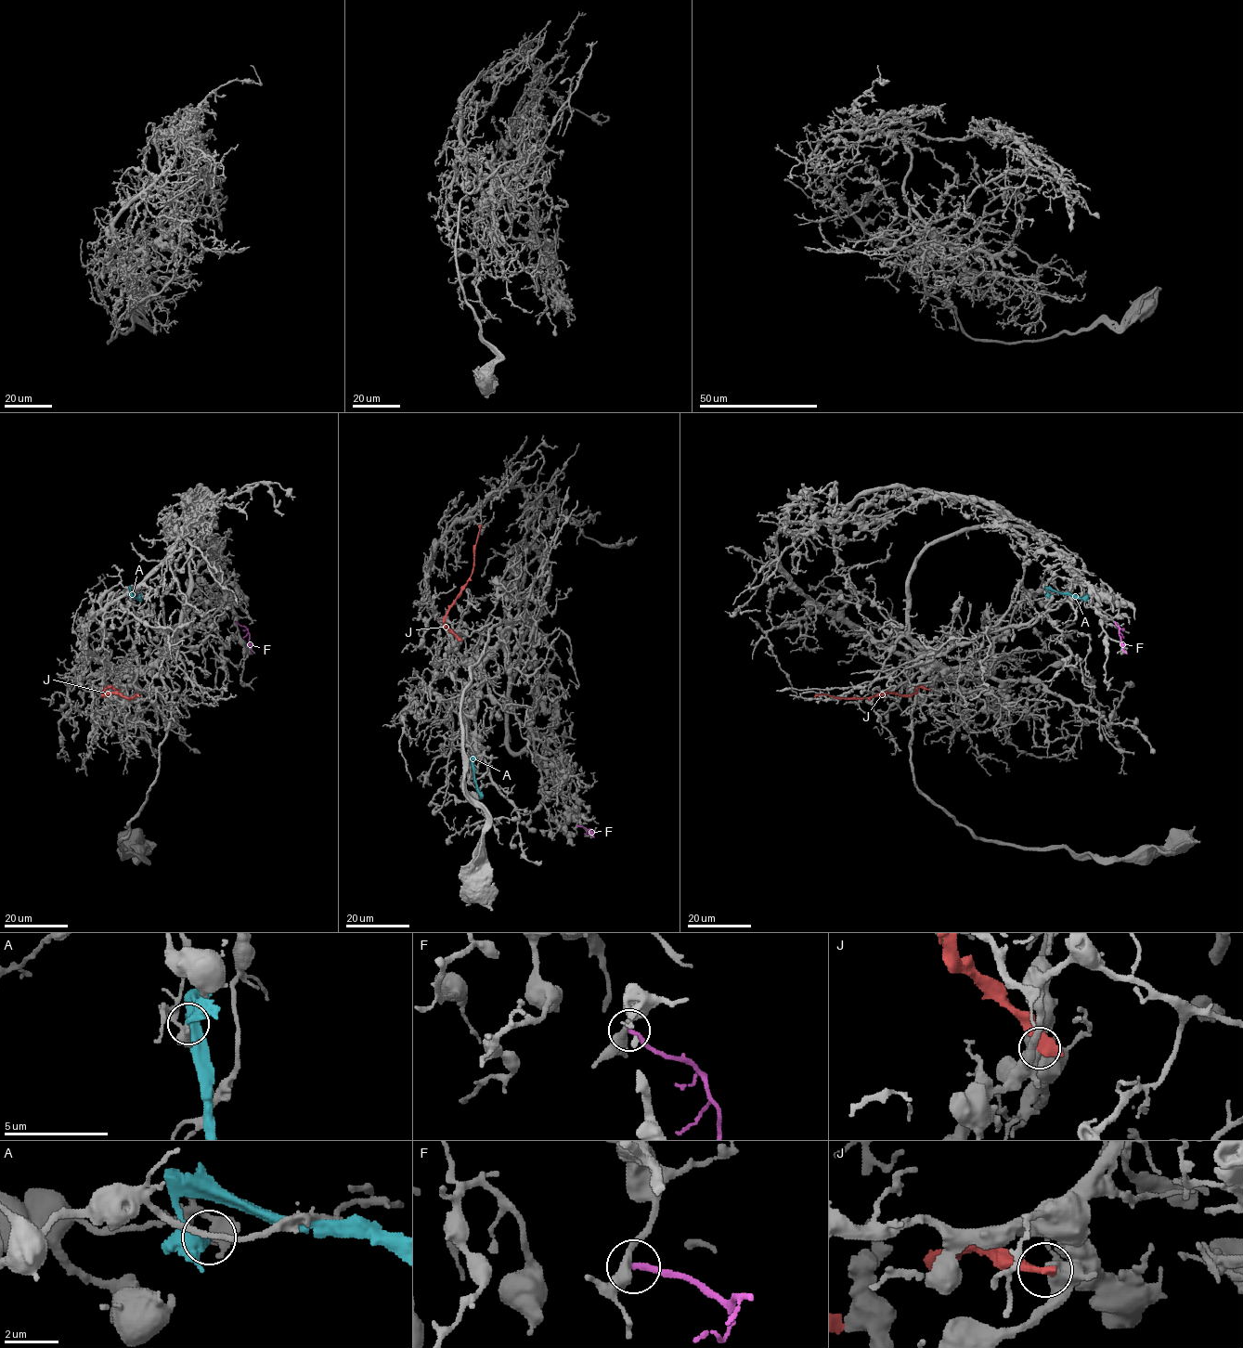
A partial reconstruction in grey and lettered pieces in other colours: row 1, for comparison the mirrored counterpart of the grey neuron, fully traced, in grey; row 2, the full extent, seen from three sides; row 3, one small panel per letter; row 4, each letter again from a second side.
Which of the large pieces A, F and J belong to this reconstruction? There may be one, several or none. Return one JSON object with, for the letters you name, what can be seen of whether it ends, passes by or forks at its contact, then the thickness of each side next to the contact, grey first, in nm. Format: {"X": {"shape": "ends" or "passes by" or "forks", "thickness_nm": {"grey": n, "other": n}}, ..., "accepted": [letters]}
{"accepted": []}

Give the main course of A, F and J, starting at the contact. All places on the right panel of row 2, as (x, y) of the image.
A: (1051, 594), (1047, 589), (1069, 592), (1081, 597), (1086, 592)
F: (1115, 621), (1123, 649), (1127, 654)
J: (929, 689), (920, 687), (912, 694), (904, 695), (878, 693), (862, 698), (835, 698), (825, 694), (814, 697)

